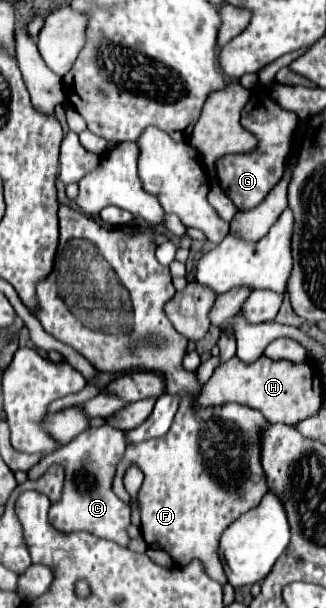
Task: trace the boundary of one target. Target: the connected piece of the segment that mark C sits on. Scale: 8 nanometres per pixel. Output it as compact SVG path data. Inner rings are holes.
M102 425L96 429L82 431L74 441L62 445L60 449L50 453L50 457L44 457L42 461L38 461L38 465L34 465L28 471L28 479L34 481L40 475L44 475L44 471L52 463L60 463L66 469L66 477L72 481L72 491L62 493L60 500L50 506L48 519L54 528L64 533L88 531L92 535L116 541L118 545L126 547L128 543L126 527L130 525L130 507L122 499L118 499L112 491L112 479L124 449L126 441L122 431L110 425Z

